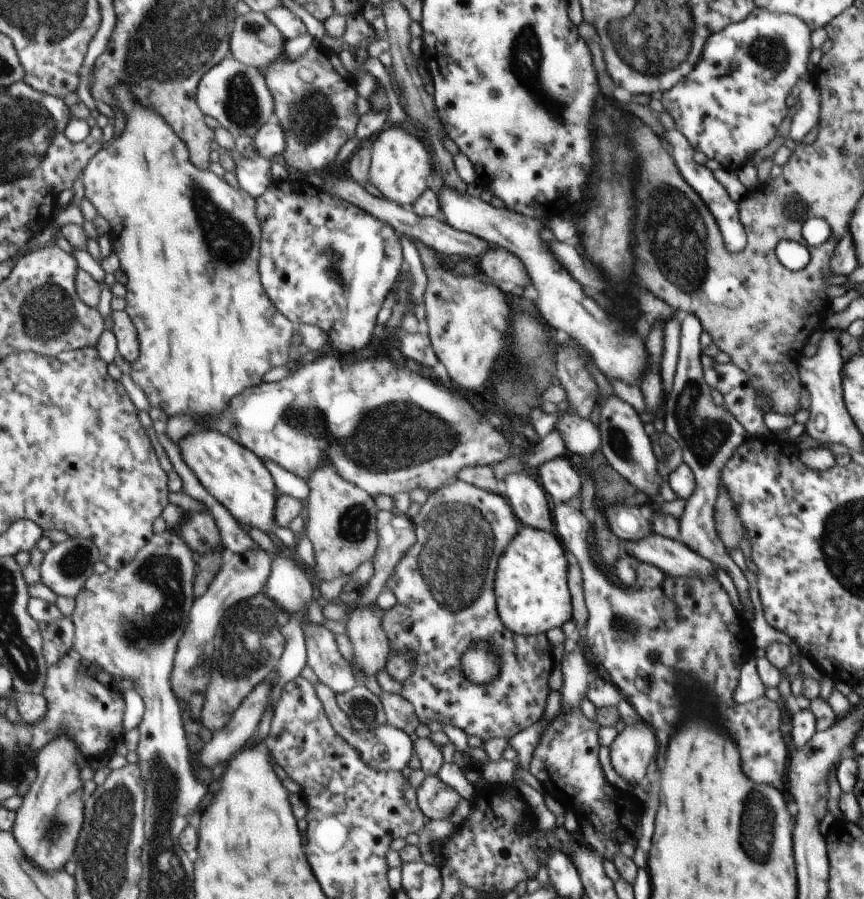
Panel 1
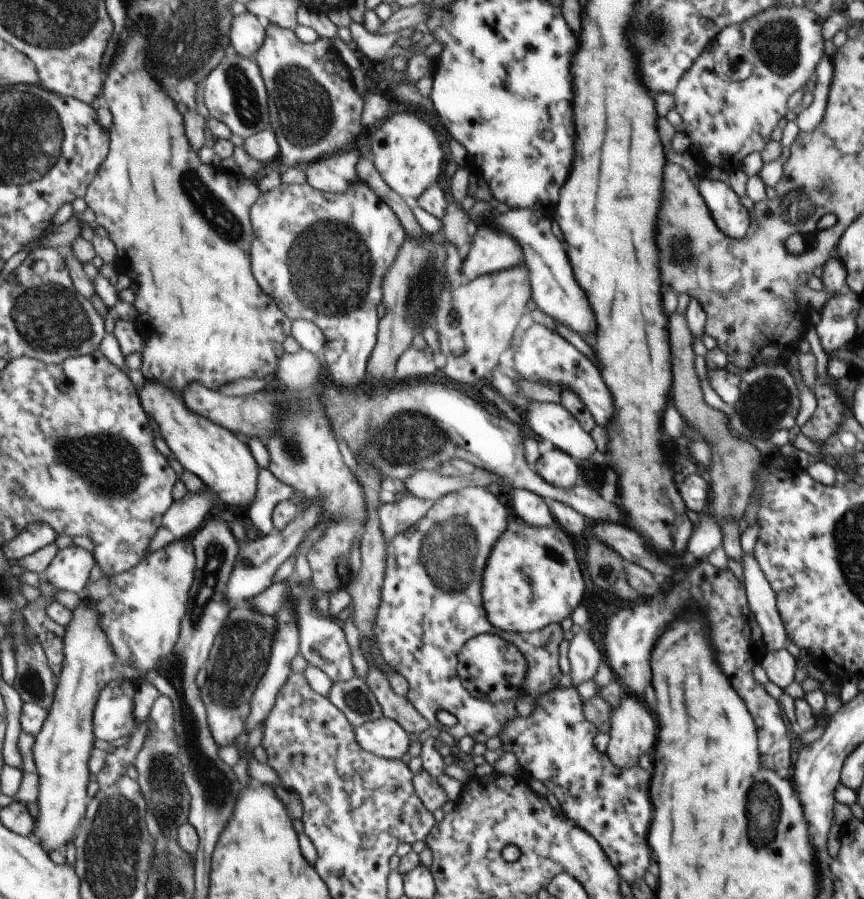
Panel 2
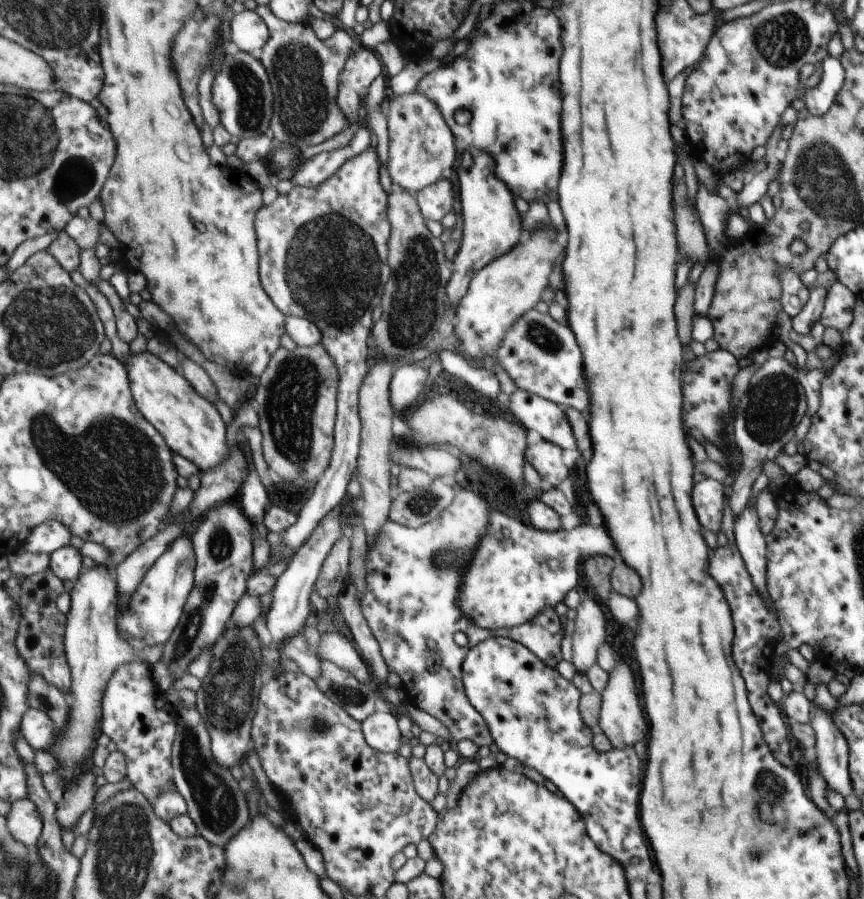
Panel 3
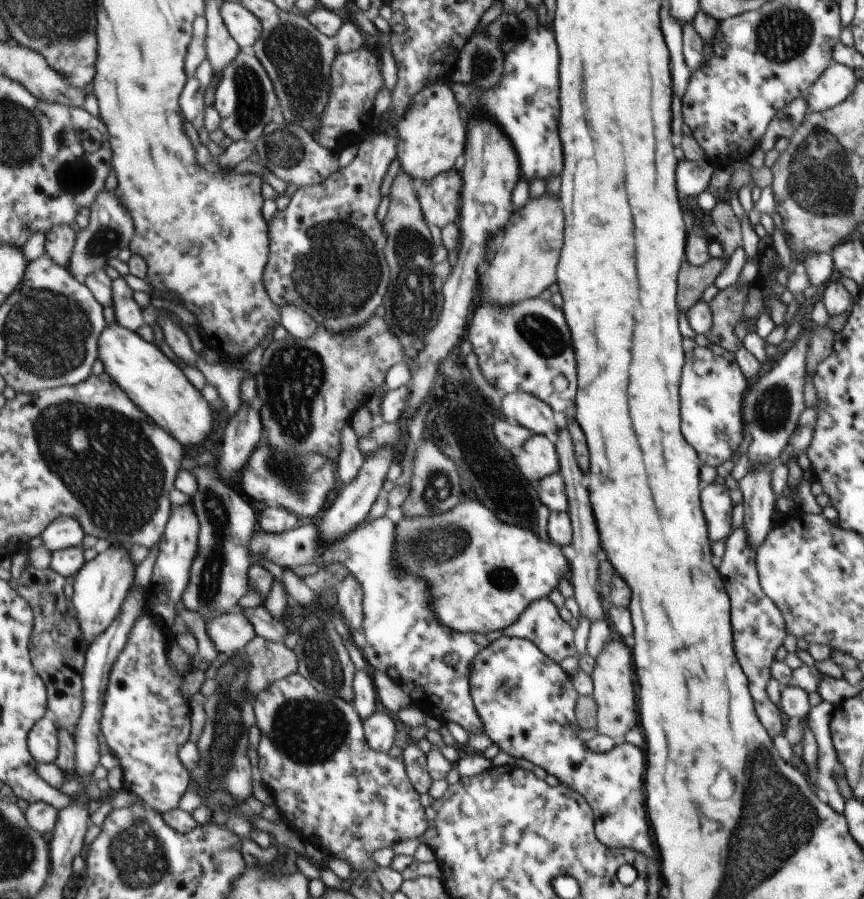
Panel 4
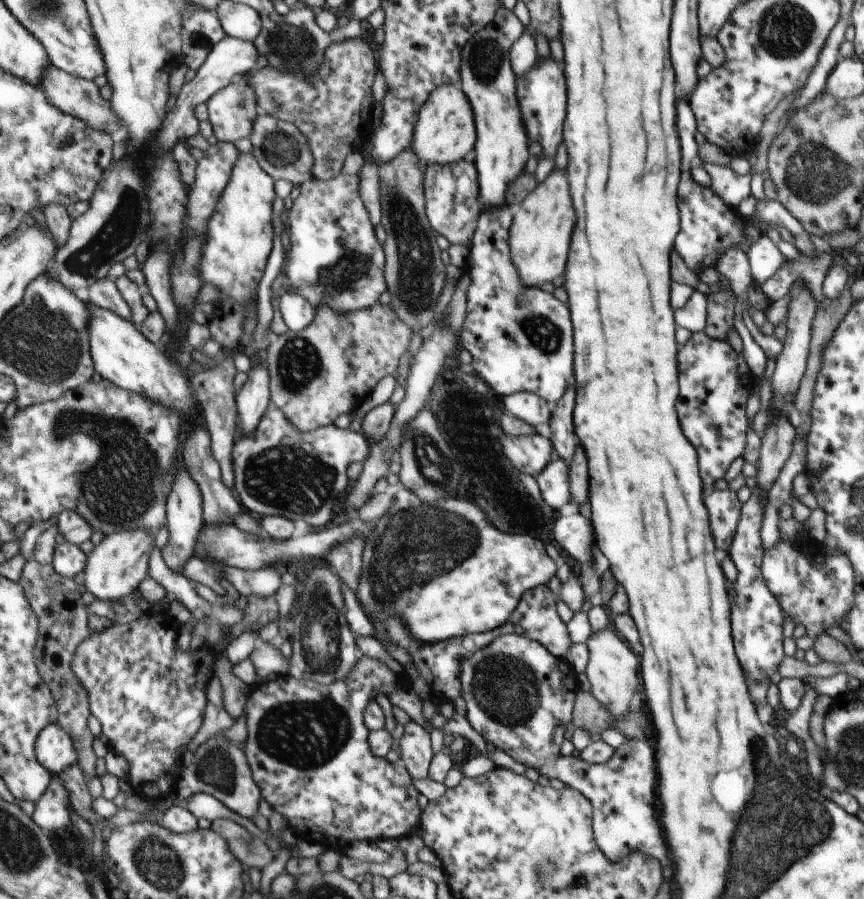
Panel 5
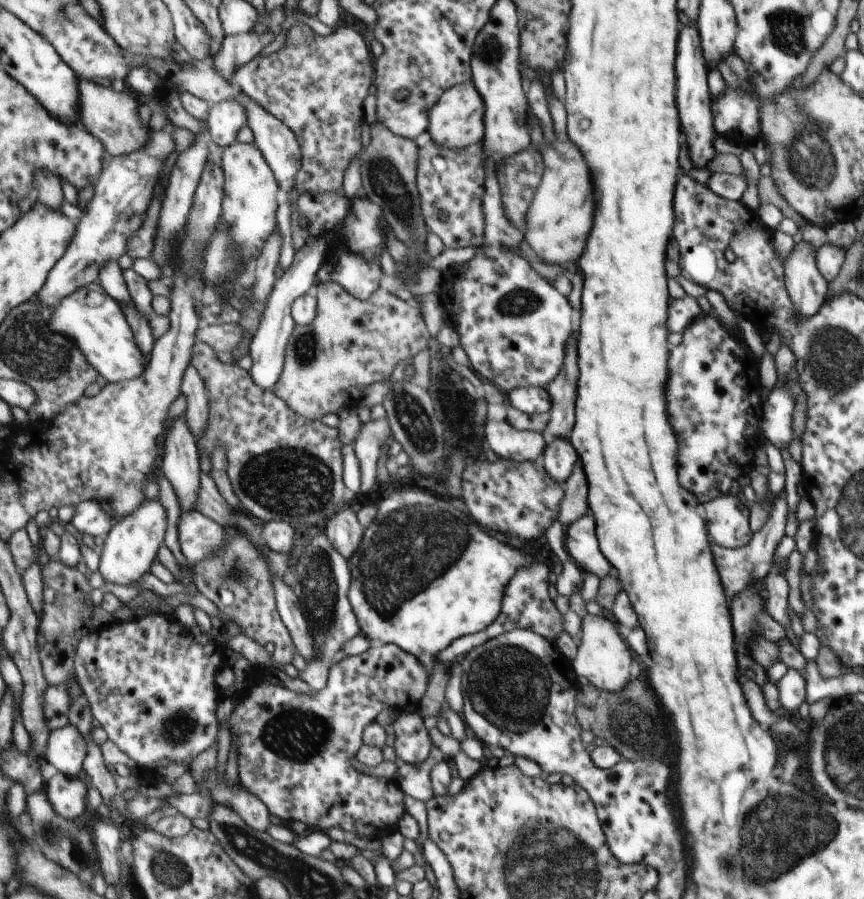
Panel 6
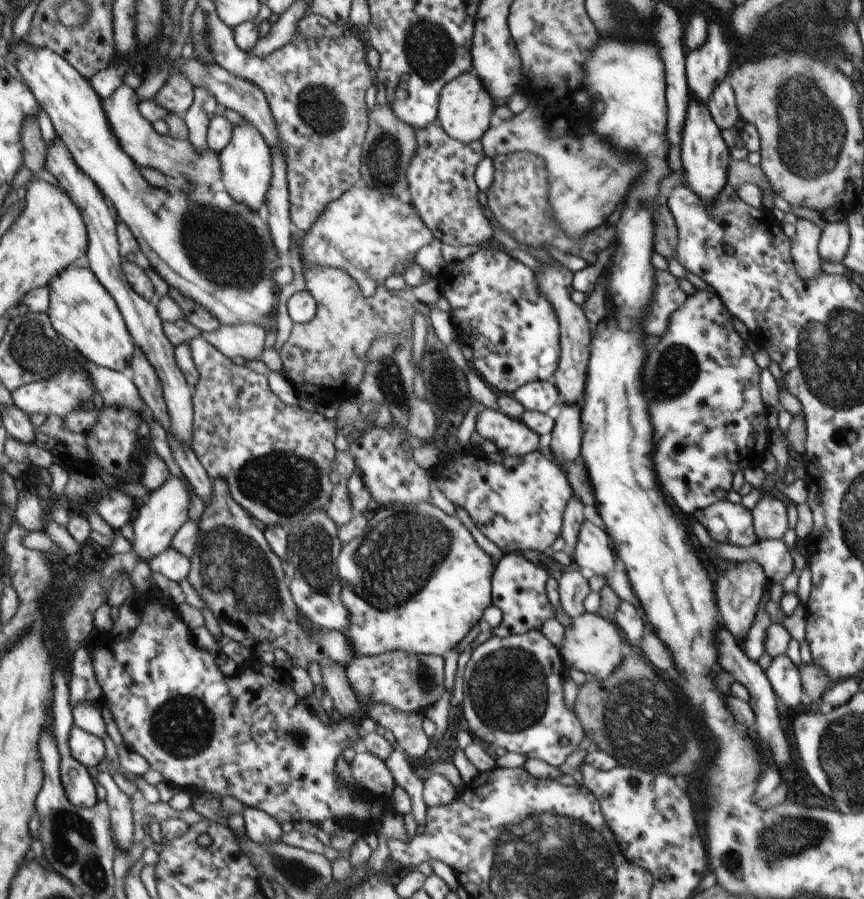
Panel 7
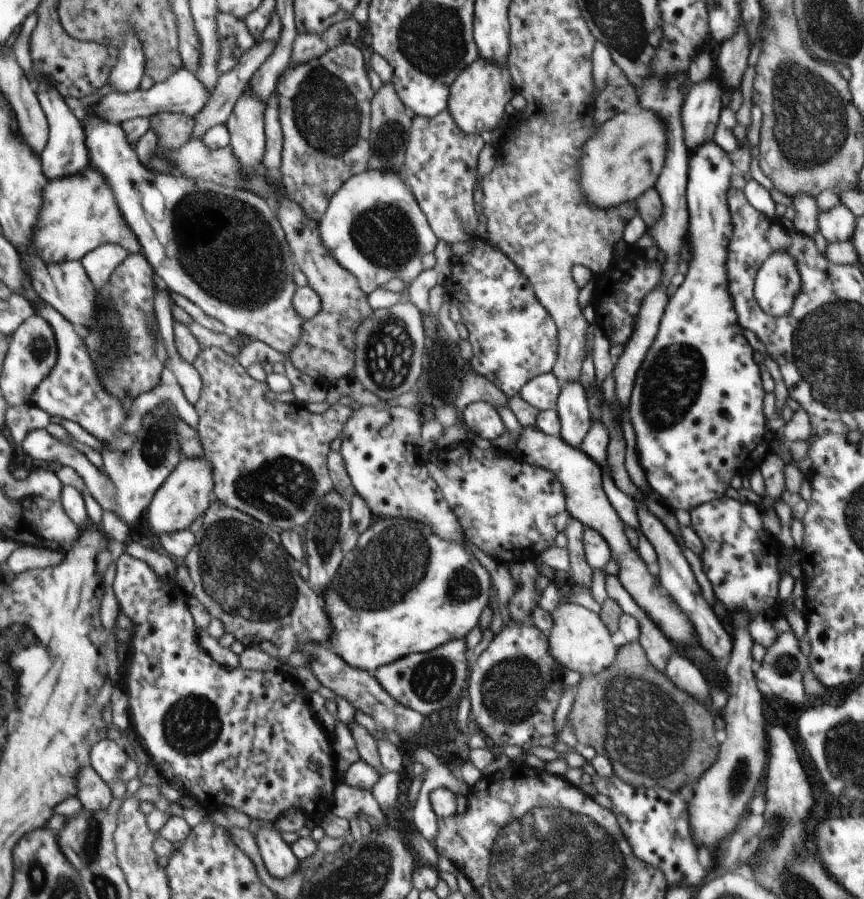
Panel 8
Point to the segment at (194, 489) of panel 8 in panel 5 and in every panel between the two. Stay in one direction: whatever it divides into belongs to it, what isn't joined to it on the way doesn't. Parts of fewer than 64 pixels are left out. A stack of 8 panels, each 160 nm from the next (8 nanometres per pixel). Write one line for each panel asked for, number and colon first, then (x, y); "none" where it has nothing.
5: (120, 563)
6: (128, 552)
7: (164, 512)

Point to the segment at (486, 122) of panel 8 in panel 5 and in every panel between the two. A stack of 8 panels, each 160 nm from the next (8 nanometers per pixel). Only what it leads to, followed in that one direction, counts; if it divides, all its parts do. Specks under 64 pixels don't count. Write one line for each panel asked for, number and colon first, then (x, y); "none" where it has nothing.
5: (444, 132)
6: (455, 119)
7: (465, 107)

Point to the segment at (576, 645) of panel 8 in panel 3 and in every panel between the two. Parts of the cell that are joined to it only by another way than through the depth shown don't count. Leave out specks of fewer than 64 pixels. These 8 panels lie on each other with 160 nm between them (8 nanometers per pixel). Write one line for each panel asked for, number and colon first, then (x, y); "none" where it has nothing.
3: (619, 718)
4: (612, 688)
5: (611, 669)
6: (602, 658)
7: (592, 645)

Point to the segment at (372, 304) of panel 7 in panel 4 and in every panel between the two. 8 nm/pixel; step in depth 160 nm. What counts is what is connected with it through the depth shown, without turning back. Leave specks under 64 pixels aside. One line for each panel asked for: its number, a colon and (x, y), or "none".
4: (308, 390)
5: (316, 375)
6: (351, 344)

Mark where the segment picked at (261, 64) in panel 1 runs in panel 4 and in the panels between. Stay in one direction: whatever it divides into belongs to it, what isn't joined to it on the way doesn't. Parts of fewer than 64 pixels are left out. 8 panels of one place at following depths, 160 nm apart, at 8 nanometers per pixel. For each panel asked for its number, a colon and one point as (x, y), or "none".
2: (248, 33)
3: (249, 32)
4: (245, 27)

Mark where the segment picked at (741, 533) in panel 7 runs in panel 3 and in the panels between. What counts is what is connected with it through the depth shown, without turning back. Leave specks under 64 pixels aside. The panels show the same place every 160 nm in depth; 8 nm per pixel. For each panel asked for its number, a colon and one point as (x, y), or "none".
3: (709, 494)
4: (717, 505)
5: (725, 508)
6: (728, 518)

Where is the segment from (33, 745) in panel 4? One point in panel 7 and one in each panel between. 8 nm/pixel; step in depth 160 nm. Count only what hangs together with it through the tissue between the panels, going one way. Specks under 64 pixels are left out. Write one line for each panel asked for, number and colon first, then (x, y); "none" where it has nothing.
5: (56, 749)
6: (67, 749)
7: (89, 749)

